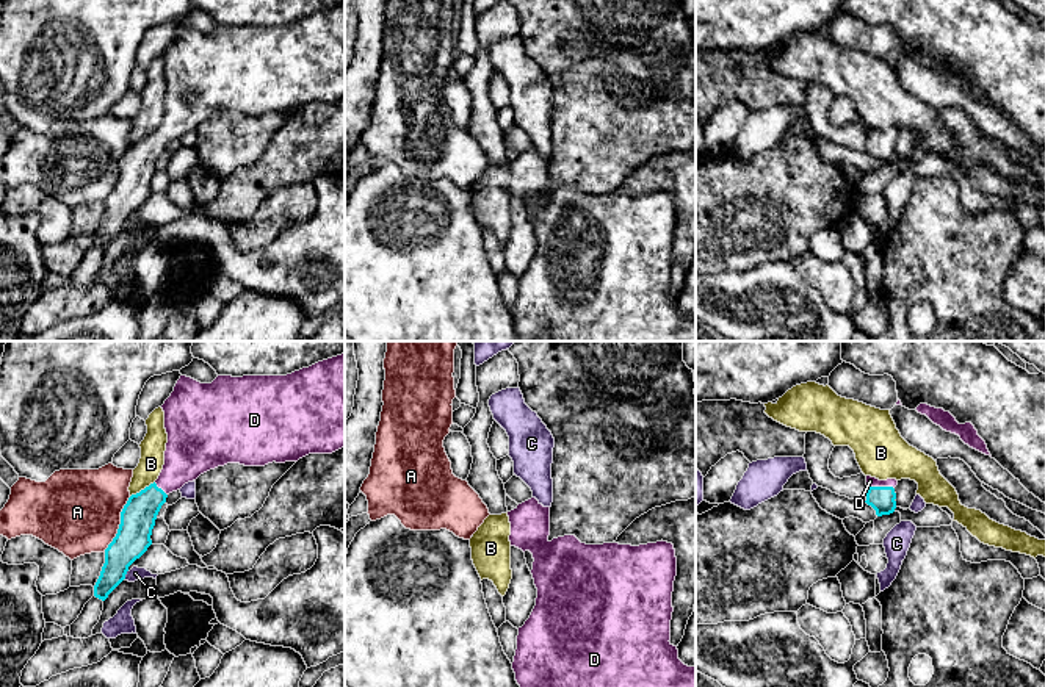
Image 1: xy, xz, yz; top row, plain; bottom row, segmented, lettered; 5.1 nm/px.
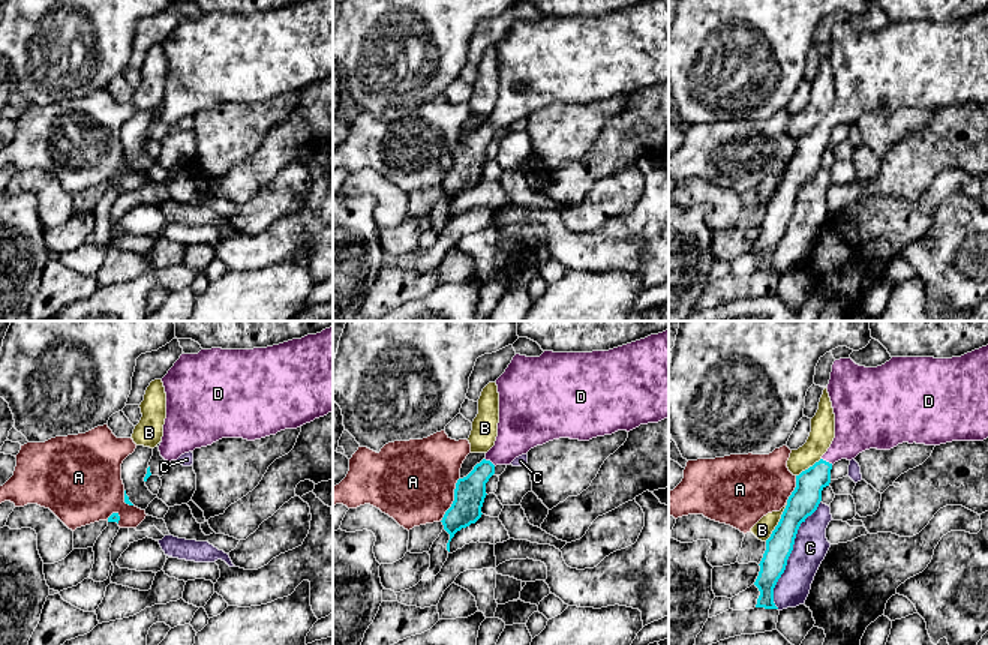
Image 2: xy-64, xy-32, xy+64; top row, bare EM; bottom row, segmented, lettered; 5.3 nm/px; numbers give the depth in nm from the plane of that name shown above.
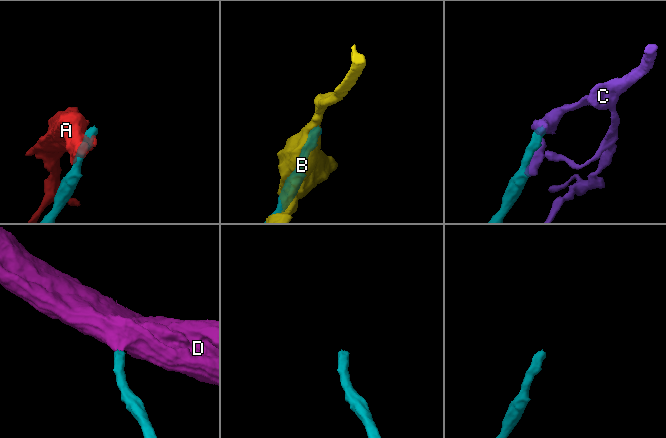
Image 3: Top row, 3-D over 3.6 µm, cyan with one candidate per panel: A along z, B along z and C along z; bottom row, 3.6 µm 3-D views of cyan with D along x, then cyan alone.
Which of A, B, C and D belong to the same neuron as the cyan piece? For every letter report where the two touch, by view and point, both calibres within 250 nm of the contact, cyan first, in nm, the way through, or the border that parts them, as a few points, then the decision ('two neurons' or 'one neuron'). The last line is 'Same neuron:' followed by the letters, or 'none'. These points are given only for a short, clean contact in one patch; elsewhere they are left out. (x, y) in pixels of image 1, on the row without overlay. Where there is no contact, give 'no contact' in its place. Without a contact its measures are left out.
A: meets cyan in xy at (119, 174); 180 nm thick on the cyan side, 440 nm on the other; border along xy (130, 146), (121, 161), (118, 182), (104, 201); two neurons
B: meets cyan in xy at (141, 140); 180 nm thick on the cyan side, 130 nm on the other; two neurons
C: meets cyan in xy at (126, 223); 180 nm thick on the cyan side, 70 nm on the other; two neurons
D: meets cyan in yz at (881, 136); 130 nm thick on the cyan side, 50 nm on the other; runs through yz (881, 147), (881, 136), (870, 130); one neuron
Same neuron: D

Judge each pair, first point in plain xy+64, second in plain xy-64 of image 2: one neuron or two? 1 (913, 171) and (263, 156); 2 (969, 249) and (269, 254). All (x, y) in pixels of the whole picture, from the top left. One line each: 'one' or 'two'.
1: one
2: one

